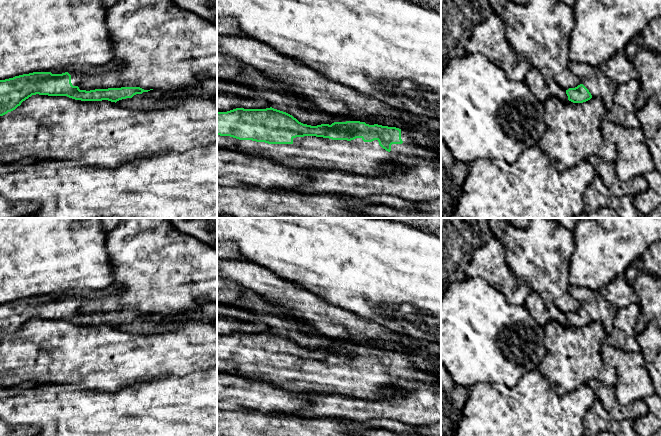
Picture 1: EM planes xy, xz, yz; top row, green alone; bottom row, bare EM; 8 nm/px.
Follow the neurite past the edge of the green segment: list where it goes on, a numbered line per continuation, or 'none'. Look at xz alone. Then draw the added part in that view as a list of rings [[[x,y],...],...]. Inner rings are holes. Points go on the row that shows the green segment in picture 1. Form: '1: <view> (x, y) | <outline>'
1: xz (356, 156) | [[[401,129],[402,144],[392,144],[391,151],[383,149],[378,140],[364,142],[362,138],[351,141],[332,140],[329,138],[304,136],[293,138],[292,144],[268,144],[252,140],[239,140],[230,136],[217,135],[217,148],[244,153],[251,156],[263,157],[290,168],[315,168],[321,170],[343,170],[355,174],[372,175],[382,172],[383,168],[392,160],[421,159],[439,165],[441,150],[423,147],[412,142],[408,130]]]

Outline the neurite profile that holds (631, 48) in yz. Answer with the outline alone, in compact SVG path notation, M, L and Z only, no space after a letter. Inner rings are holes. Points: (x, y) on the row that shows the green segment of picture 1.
M661 18L653 19L624 49L629 60L633 60L637 50L645 47L661 54Z

